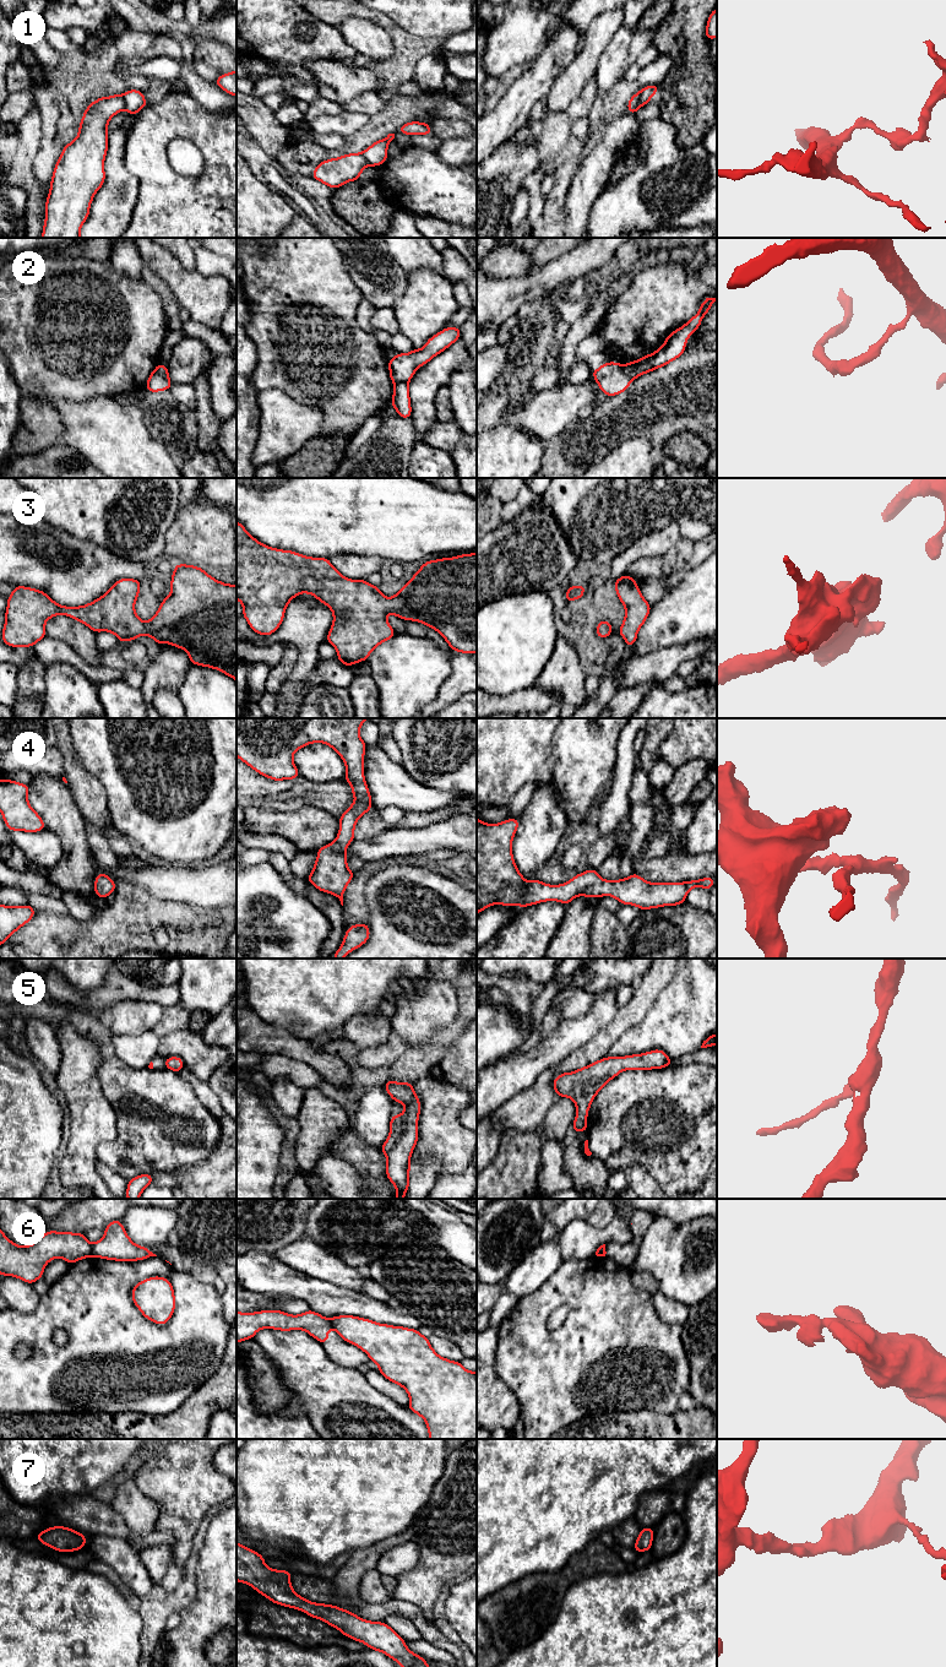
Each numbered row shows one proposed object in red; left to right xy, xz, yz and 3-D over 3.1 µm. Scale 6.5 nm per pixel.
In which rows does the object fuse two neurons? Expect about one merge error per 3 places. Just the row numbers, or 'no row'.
1, 2, 6

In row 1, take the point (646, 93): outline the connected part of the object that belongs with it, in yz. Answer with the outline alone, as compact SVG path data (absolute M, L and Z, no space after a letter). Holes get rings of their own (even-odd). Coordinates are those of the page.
M649 85L640 91L638 107L646 105L651 98L659 91L659 85Z

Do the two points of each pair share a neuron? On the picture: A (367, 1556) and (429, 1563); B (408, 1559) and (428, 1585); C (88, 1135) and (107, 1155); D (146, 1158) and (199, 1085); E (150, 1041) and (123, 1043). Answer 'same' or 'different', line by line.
A: different
B: different
C: different
D: different
E: same

